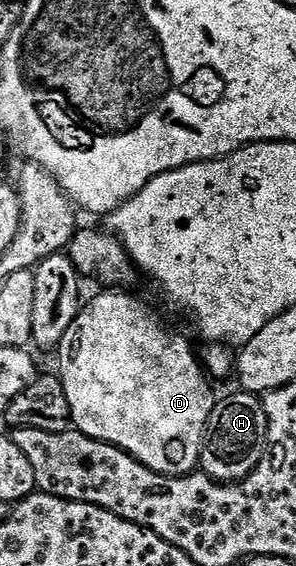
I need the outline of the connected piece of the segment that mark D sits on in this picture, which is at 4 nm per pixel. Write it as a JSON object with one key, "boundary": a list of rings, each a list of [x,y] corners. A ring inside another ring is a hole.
{"boundary":[[[104,289],[101,295],[96,295],[92,300],[81,306],[78,317],[70,329],[66,329],[66,337],[62,337],[58,348],[60,355],[60,371],[58,378],[66,389],[66,401],[70,401],[70,413],[72,414],[72,427],[82,432],[86,437],[97,439],[103,443],[114,445],[122,449],[127,455],[133,455],[138,462],[154,469],[154,473],[163,475],[190,475],[200,467],[200,450],[206,433],[206,425],[210,421],[210,413],[218,402],[218,395],[212,392],[213,384],[206,374],[198,355],[192,352],[192,347],[180,335],[175,335],[170,328],[164,327],[164,323],[143,303],[140,299],[128,295],[124,289]]]}

